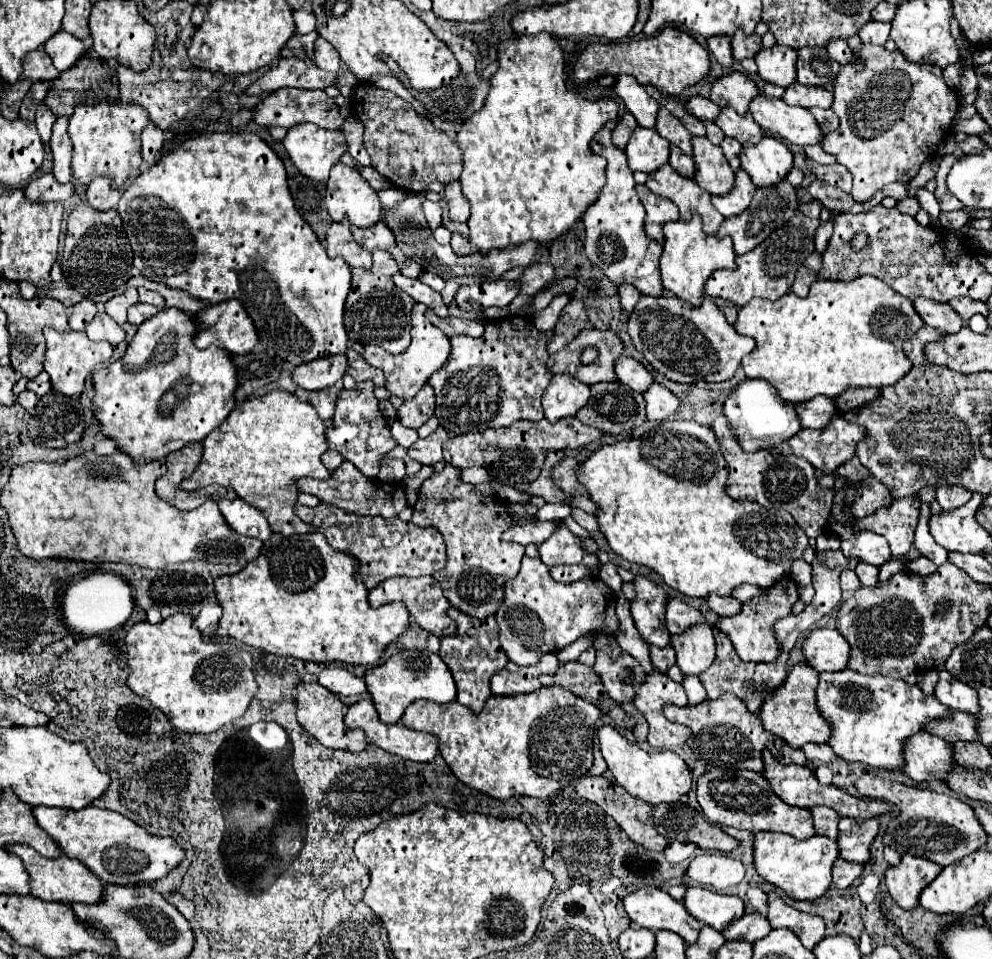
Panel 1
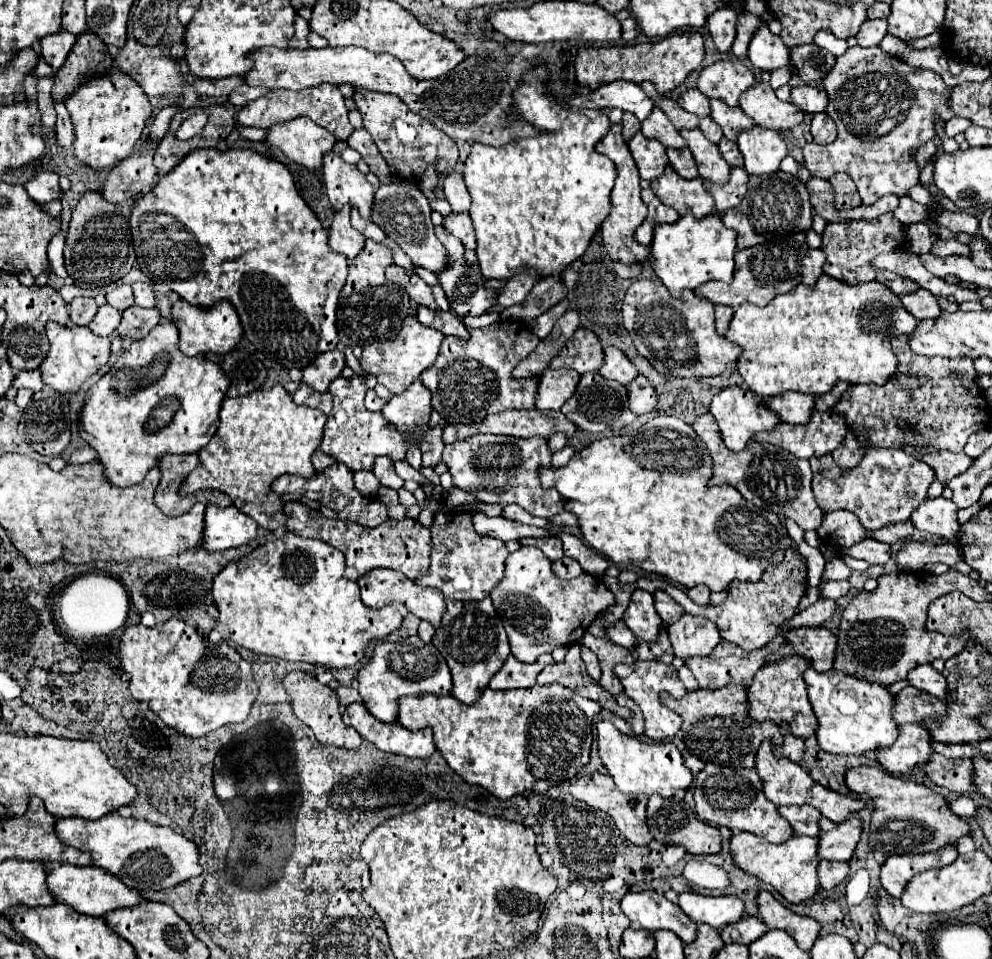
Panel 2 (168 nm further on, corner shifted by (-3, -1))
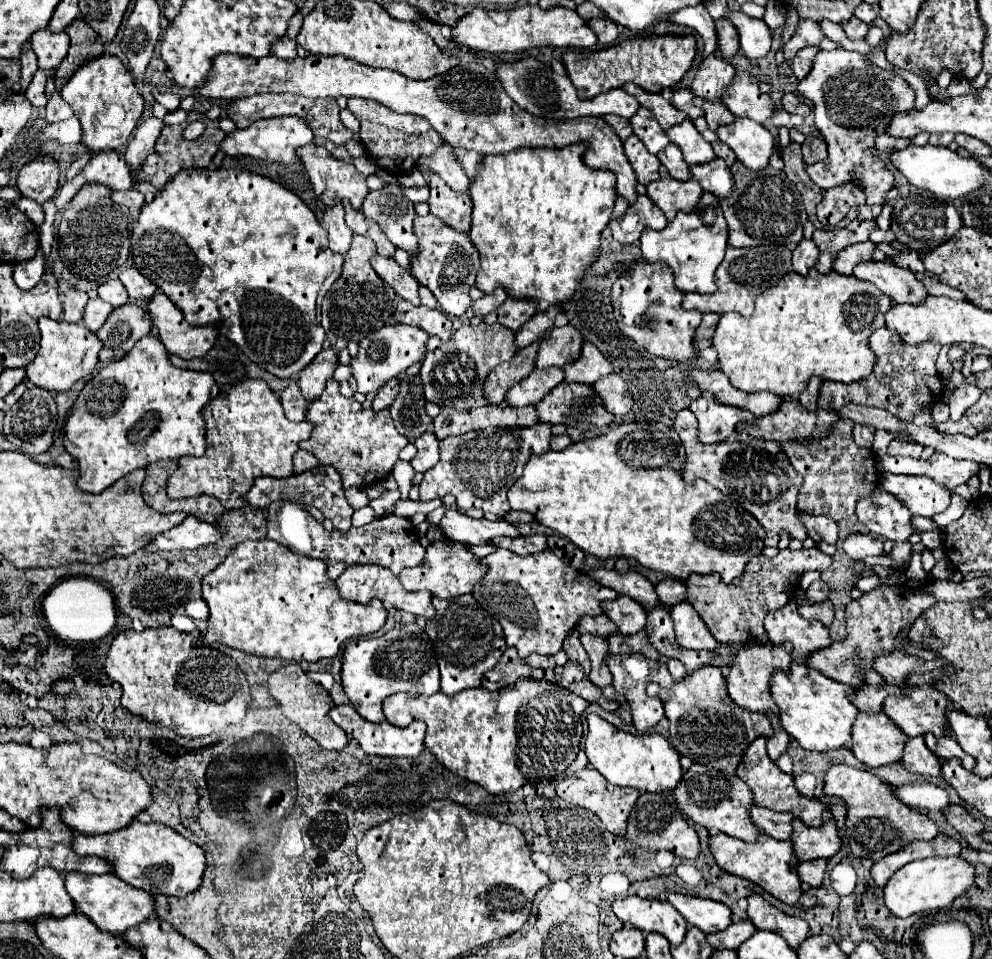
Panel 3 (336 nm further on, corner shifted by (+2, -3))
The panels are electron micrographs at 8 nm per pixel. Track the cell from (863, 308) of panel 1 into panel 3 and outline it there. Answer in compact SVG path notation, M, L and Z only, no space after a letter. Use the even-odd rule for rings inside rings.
M815 268L807 274L807 276L801 276L797 272L789 272L781 278L779 284L767 288L765 292L761 292L757 298L755 298L755 310L751 314L751 318L743 318L743 316L737 316L737 314L723 314L719 318L719 324L717 324L717 330L715 330L715 336L713 336L713 348L717 350L717 362L719 362L719 370L729 378L729 382L743 390L743 392L771 392L771 394L777 394L777 396L795 396L799 394L807 380L811 376L819 376L823 380L835 380L835 382L853 382L853 380L861 380L861 376L869 376L869 370L873 368L873 352L869 352L869 346L867 346L867 338L871 336L873 330L885 326L885 310L891 308L891 298L885 296L875 284L871 282L863 282L863 280L857 280L855 276L845 276L845 274L839 274L839 272L827 272L827 274L821 274L817 272Z

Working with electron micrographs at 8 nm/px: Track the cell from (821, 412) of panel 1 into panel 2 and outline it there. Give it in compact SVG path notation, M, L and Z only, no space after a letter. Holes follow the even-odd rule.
M782 394L782 398L770 398L772 410L778 410L782 422L808 424L814 412L814 394Z

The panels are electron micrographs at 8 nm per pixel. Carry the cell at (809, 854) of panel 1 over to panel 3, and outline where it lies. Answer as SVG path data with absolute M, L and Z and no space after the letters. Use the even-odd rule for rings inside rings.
M715 834L715 836L709 836L709 850L721 870L761 886L765 892L769 892L771 896L779 898L785 904L795 904L799 900L801 880L797 878L797 870L795 870L797 860L793 856L791 842L775 840L765 834L759 834L755 842L743 842L727 834Z

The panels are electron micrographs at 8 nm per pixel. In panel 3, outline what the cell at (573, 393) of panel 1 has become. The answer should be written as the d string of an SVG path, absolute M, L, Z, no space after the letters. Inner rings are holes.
M545 368L545 370L533 370L529 376L521 378L515 386L511 386L505 394L505 402L513 408L537 404L541 396L551 392L557 384L561 384L565 378L565 372L561 368Z

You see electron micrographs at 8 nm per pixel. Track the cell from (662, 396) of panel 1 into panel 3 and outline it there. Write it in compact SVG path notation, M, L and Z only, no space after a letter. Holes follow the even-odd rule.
M607 374L601 380L593 382L591 388L601 398L601 406L605 410L609 410L611 414L619 414L619 416L629 414L633 400L631 400L631 396L627 392L627 384L623 382L621 376Z

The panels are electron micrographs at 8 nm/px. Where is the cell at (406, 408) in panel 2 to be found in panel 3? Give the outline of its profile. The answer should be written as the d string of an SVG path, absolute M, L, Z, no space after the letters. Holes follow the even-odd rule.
M397 378L385 382L379 390L377 390L377 396L373 400L373 410L379 412L381 408L389 408L389 404L393 402L393 396L397 396Z

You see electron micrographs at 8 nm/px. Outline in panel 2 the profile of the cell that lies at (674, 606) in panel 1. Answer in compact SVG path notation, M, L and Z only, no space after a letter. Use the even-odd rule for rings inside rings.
M666 592L654 594L654 606L656 606L656 610L658 610L658 614L666 626L670 626L674 620L678 620L684 614L682 606L678 602L674 602L672 596Z

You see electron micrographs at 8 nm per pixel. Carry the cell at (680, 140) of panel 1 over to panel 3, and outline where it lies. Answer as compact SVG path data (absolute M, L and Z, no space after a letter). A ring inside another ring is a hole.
M639 108L637 114L631 116L629 122L631 122L633 134L637 134L637 138L641 138L641 142L647 146L647 150L651 154L661 152L669 144L669 138L665 136L665 132L657 124L655 116L647 108Z

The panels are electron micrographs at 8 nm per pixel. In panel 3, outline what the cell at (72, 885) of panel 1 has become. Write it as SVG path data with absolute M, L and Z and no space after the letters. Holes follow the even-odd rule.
M71 872L69 876L65 876L65 886L67 886L69 896L75 900L77 910L83 912L85 916L89 916L97 924L97 928L101 928L103 932L115 934L115 936L125 934L129 928L149 920L155 914L155 898L149 892L141 892L141 890L125 884L113 872L103 874L103 876Z

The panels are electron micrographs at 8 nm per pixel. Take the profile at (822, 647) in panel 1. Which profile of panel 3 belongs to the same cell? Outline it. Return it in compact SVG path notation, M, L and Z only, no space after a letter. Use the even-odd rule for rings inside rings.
M789 600L789 604L785 604L783 608L769 612L765 616L765 630L773 644L789 642L793 648L791 656L799 664L805 664L809 652L831 644L827 626L817 620L805 620L797 612L795 600Z

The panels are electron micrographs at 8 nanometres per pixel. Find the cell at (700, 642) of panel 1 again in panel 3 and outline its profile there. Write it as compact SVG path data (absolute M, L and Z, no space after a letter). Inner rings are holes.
M679 602L671 608L671 620L675 624L675 636L681 648L687 650L715 650L717 640L705 628L701 616L689 602Z

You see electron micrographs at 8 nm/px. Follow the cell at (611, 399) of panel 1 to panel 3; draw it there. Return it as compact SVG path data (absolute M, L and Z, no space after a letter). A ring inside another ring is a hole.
M561 382L535 408L541 422L569 424L579 430L605 428L613 420L613 414L601 408L601 400L587 384Z

